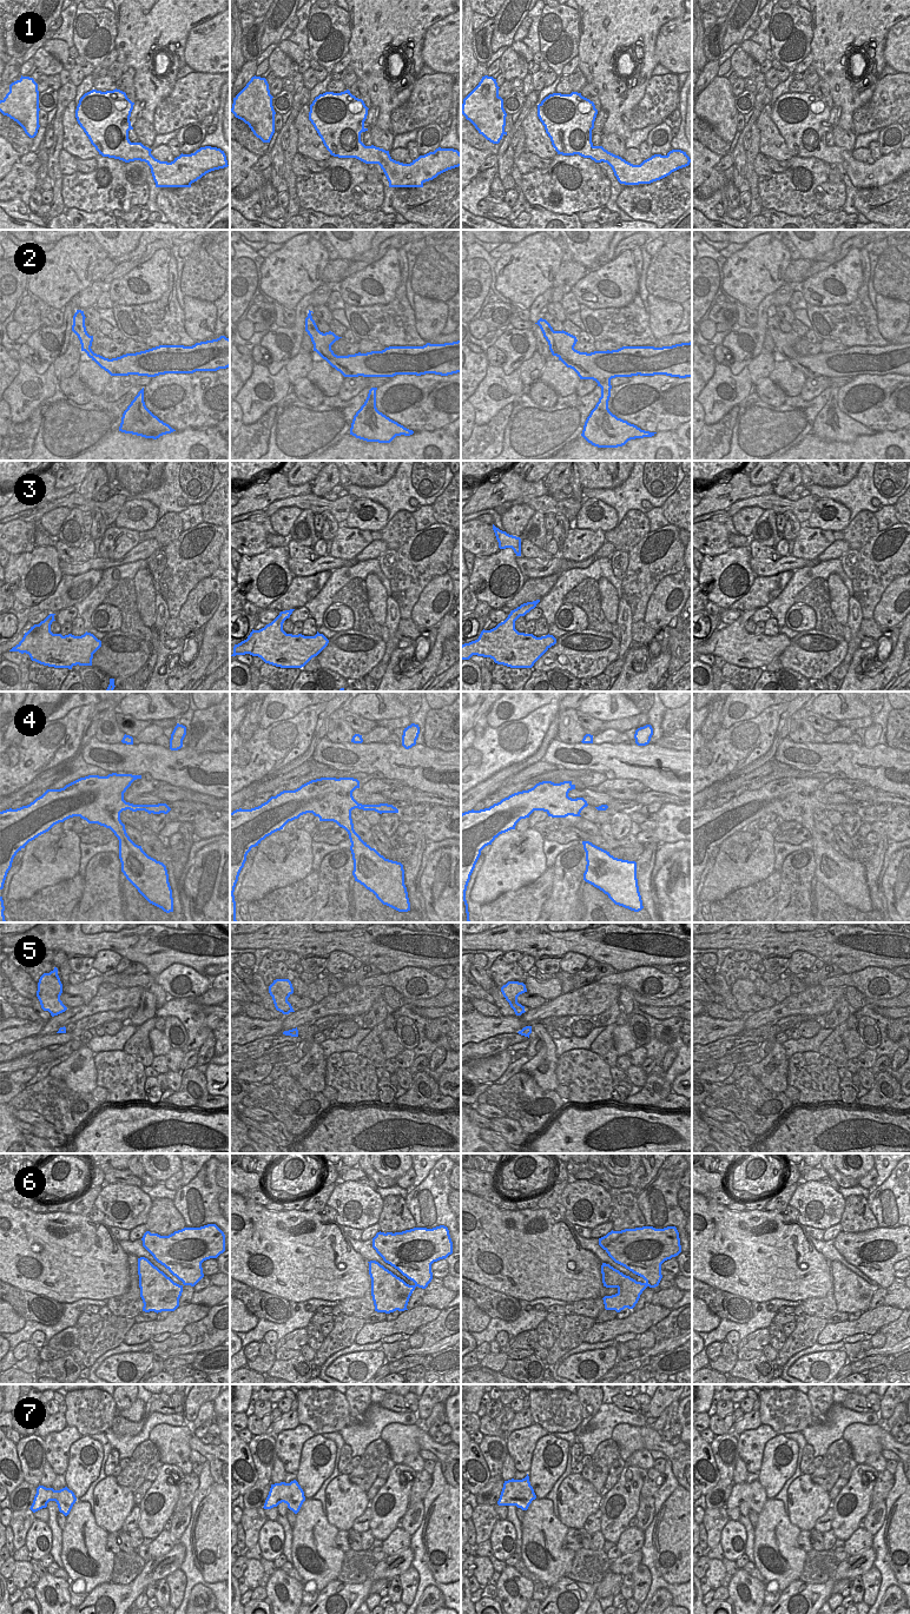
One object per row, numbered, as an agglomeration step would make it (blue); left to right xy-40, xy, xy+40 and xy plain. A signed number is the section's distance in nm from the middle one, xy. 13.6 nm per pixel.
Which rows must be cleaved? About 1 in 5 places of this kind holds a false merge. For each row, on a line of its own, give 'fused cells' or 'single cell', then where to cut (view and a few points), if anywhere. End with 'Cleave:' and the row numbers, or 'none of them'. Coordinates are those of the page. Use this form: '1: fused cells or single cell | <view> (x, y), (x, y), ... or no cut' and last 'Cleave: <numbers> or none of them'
1: single cell | no cut
2: single cell | no cut
3: single cell | no cut
4: single cell | no cut
5: single cell | no cut
6: single cell | no cut
7: single cell | no cut
Cleave: none of them

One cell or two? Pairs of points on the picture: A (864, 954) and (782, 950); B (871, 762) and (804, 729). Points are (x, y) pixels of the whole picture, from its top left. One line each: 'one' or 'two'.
A: one
B: two

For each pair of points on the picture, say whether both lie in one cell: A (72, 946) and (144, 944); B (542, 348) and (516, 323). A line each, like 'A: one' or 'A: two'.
A: one
B: one

